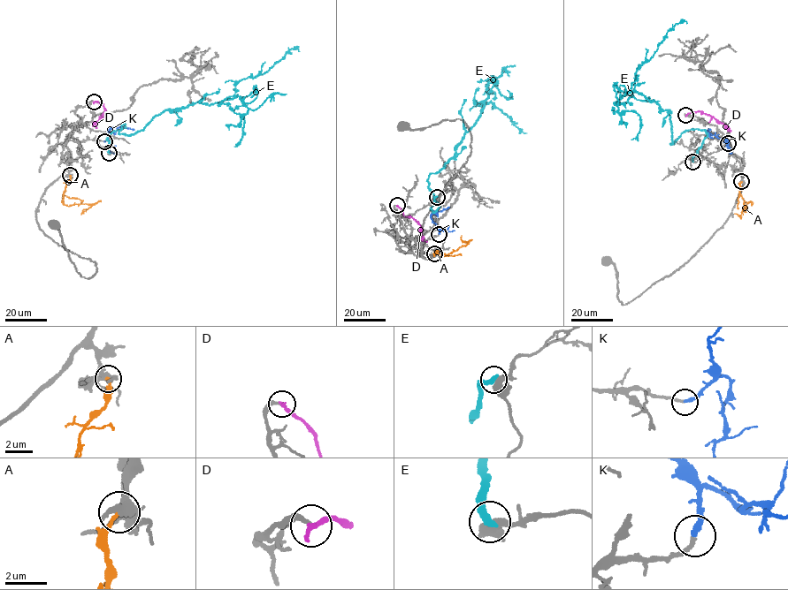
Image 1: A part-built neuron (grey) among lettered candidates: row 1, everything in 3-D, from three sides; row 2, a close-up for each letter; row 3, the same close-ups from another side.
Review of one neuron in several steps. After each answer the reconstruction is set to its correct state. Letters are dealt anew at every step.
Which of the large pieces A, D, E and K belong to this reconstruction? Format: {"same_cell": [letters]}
{"same_cell": ["A", "K"]}

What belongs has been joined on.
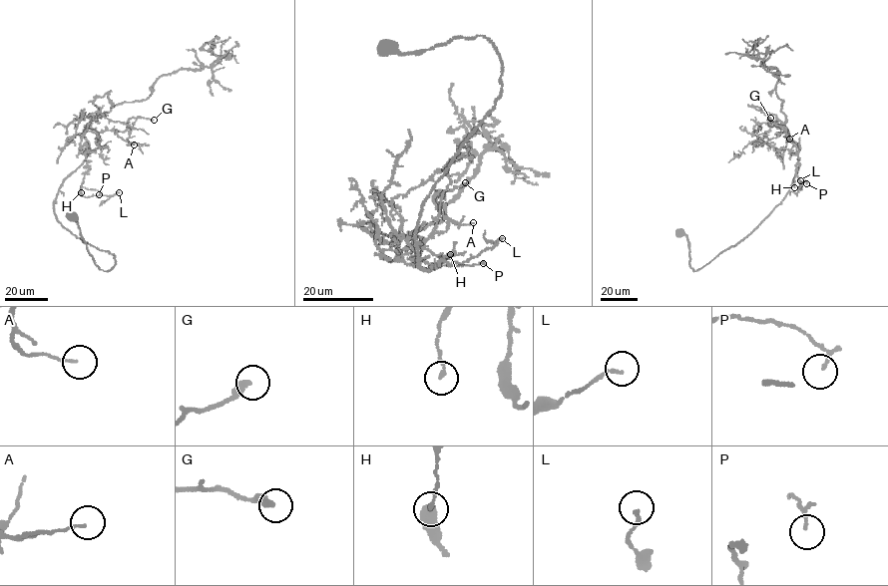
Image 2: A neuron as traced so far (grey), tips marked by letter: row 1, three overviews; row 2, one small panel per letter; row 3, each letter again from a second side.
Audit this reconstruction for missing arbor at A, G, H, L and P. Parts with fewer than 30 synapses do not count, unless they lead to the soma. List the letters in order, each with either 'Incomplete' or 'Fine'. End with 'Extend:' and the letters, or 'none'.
A: Fine
G: Fine
H: Fine
L: Fine
P: Fine
Extend: none

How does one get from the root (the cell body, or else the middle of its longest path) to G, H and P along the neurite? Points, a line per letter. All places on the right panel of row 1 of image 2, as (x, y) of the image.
G: (680, 232), (688, 242), (690, 266), (697, 270), (750, 234), (784, 198), (798, 166), (799, 146), (770, 118)
H: (680, 232), (688, 242), (690, 266), (697, 270), (750, 234), (780, 202), (797, 170), (798, 159), (794, 187)
P: (680, 232), (688, 242), (690, 266), (697, 270), (750, 234), (780, 202), (798, 159), (796, 173), (806, 183)

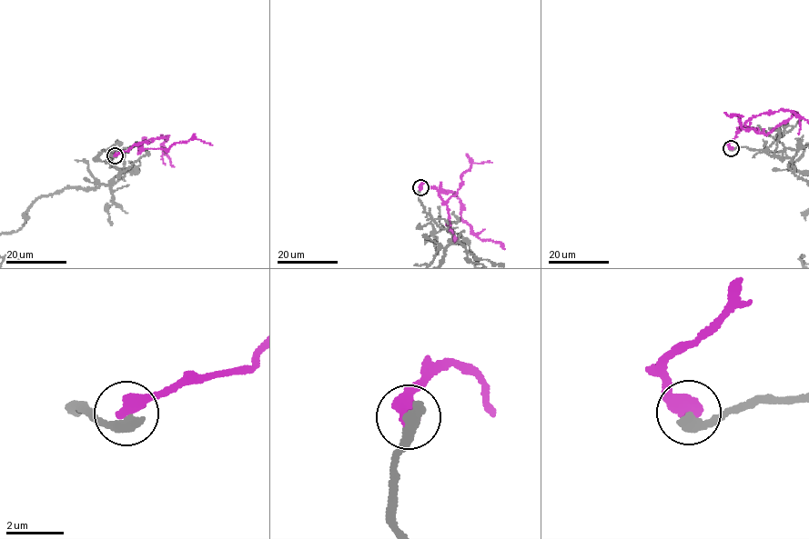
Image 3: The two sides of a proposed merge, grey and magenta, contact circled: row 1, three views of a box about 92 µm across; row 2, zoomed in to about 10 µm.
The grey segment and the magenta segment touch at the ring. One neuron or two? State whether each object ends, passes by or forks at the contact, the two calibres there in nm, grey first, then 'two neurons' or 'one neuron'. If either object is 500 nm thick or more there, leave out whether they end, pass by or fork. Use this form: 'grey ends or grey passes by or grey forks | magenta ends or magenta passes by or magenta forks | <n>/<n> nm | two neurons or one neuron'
480/600 nm | two neurons

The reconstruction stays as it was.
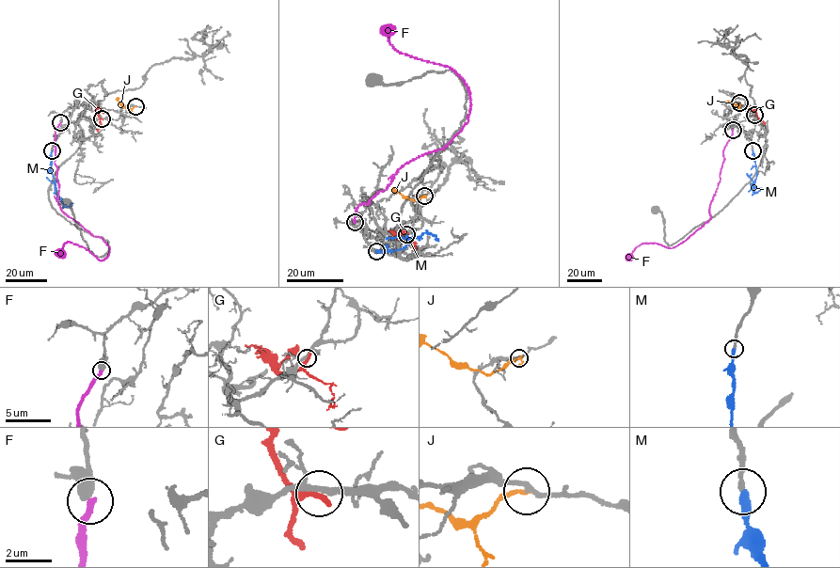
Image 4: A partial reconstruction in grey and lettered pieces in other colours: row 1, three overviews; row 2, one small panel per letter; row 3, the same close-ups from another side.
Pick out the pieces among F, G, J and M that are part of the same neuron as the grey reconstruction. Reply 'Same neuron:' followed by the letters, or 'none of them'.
Same neuron: M

